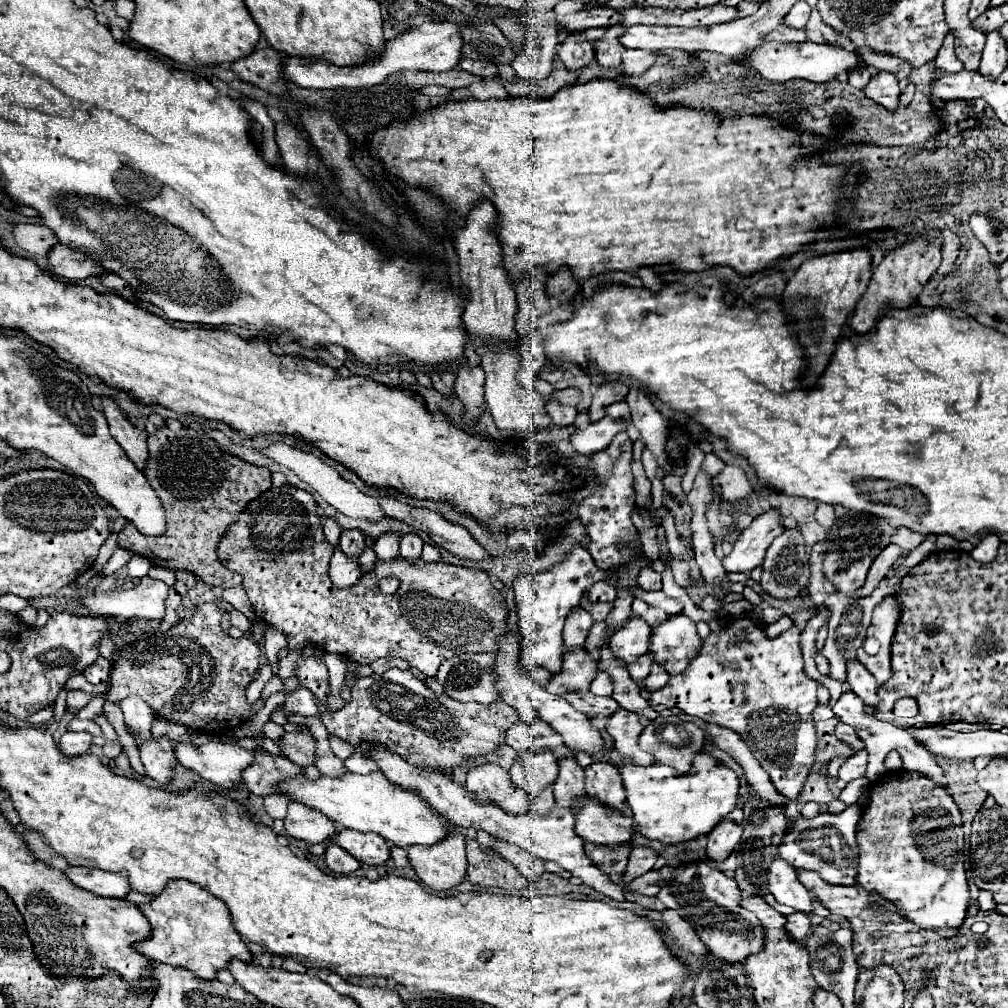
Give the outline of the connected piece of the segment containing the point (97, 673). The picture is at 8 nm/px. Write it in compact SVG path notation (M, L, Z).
M99 656L95 664L91 664L91 666L87 666L87 668L83 670L83 676L85 676L91 684L99 684L99 682L107 680L107 676L109 676L109 662L107 662L103 656Z

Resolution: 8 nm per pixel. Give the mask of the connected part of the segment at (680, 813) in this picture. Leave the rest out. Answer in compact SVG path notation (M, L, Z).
M705 750L697 752L691 764L691 772L687 774L679 774L673 768L661 764L637 766L617 752L613 752L609 760L617 764L623 776L627 802L633 810L635 824L639 832L647 838L661 840L665 844L677 844L699 834L707 834L737 804L737 774Z

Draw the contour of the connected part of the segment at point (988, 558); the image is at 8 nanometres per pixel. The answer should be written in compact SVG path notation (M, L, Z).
M987 534L973 550L971 550L971 556L981 562L981 564L987 564L987 562L993 562L995 556L997 556L997 548L999 548L999 538L993 536L993 534Z

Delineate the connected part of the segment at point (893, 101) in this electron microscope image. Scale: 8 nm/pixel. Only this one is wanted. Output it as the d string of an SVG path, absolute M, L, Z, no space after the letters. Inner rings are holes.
M877 72L865 86L865 96L887 110L897 110L899 94L901 94L899 80L889 72Z

